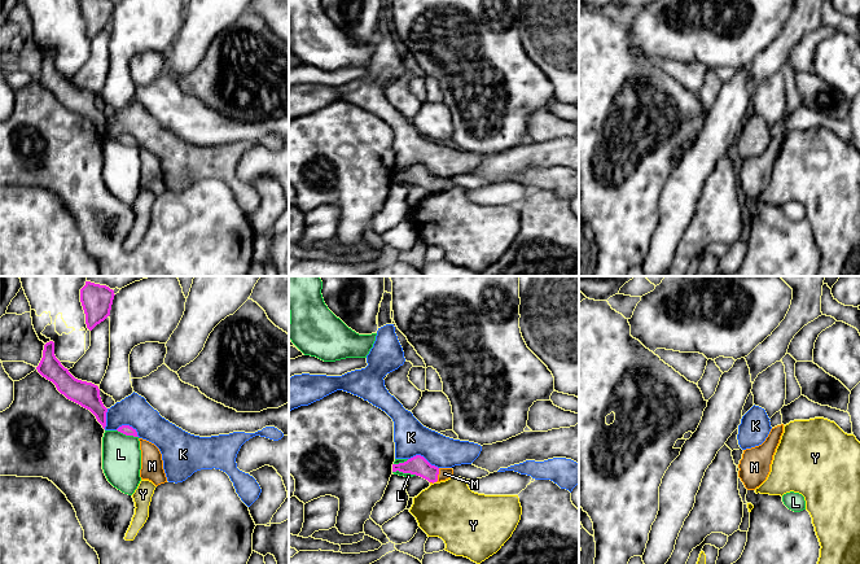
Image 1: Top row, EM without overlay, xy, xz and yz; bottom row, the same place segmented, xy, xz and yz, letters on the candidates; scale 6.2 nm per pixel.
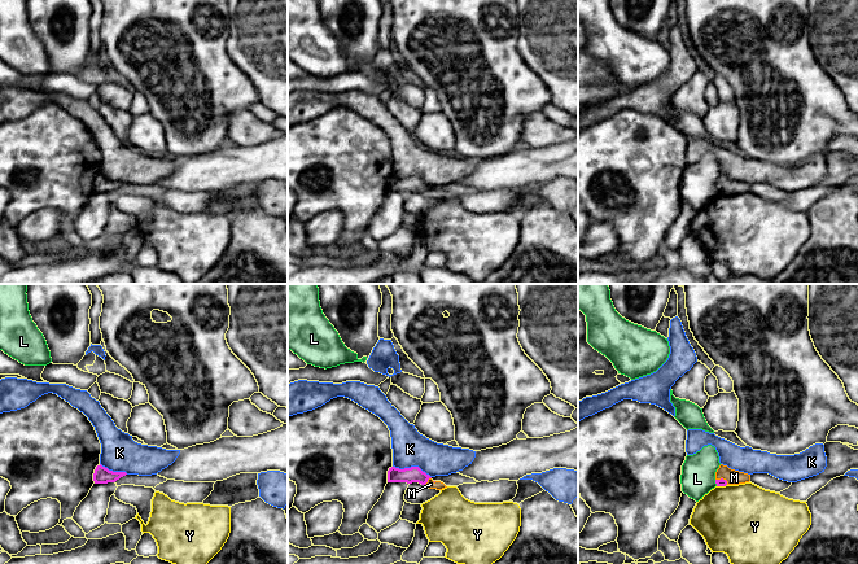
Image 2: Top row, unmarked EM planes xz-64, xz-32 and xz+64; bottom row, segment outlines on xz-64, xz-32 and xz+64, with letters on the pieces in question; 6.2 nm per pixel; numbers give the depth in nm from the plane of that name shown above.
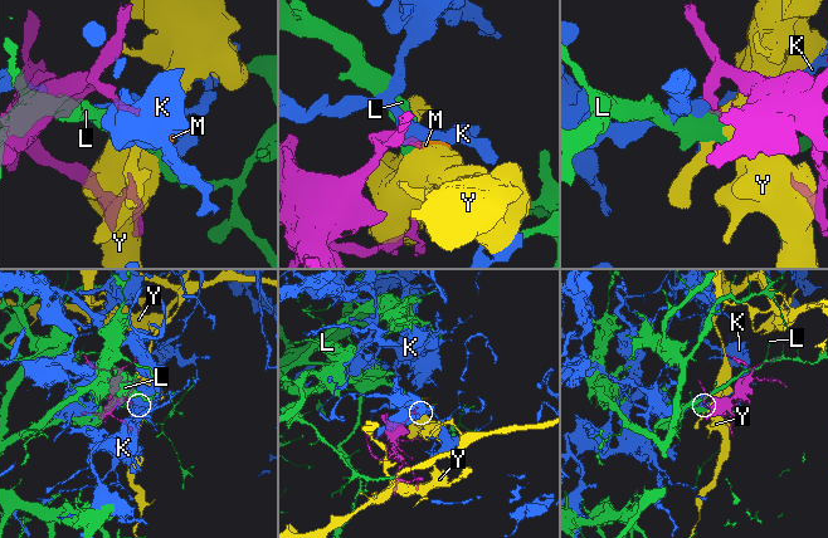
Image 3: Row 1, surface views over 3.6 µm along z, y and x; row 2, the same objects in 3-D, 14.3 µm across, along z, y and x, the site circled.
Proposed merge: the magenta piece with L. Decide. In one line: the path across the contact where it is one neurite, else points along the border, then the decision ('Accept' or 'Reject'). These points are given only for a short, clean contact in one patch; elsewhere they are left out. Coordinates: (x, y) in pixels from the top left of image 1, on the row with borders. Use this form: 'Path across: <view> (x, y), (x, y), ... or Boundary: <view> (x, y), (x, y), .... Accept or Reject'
Boundary: xy (117, 429), (137, 437). Reject

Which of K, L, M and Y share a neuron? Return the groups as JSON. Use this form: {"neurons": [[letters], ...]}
{"neurons": [["K"], ["L"], ["M"], ["Y"]]}

